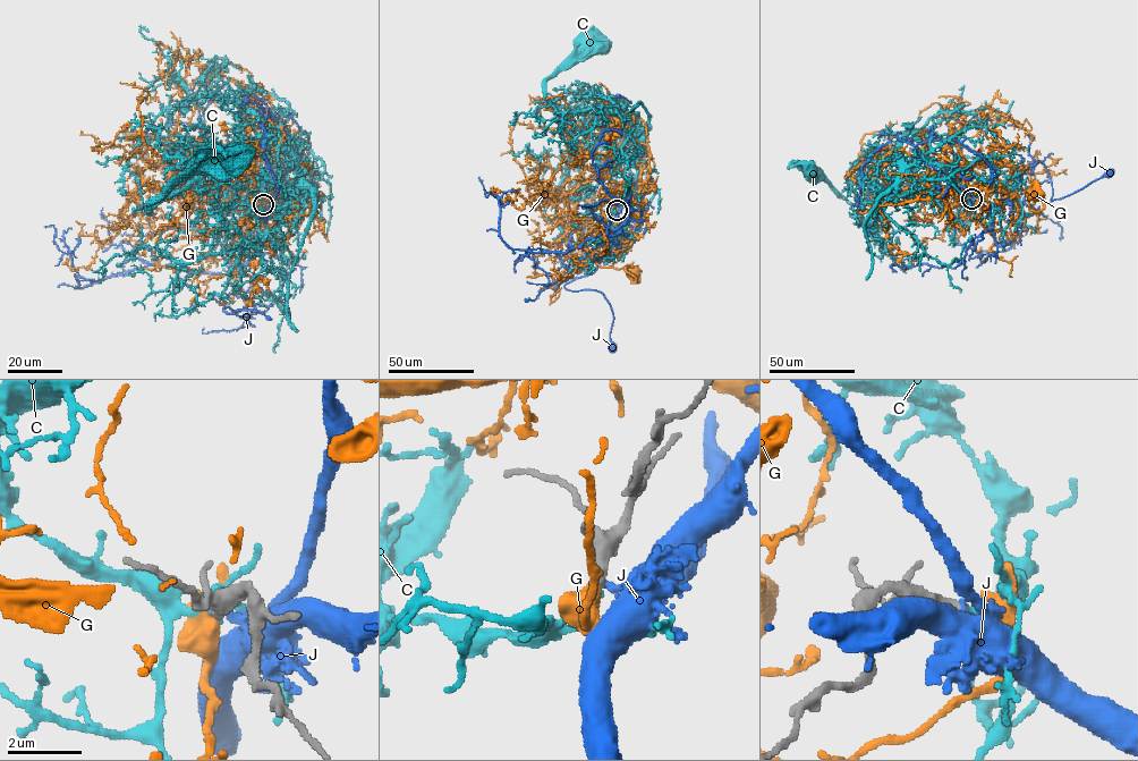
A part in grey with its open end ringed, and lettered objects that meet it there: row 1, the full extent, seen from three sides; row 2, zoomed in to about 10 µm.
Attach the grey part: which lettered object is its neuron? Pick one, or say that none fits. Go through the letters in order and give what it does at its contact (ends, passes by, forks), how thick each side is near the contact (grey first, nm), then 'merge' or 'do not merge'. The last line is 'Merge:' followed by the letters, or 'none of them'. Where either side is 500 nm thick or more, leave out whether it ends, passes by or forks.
C: it ends; calibres 420 and 220 nm; merge
G: it passes by; calibres 400 and 440 nm; do not merge
J: it ends; calibres 460 and 170 nm; do not merge
Merge: C

